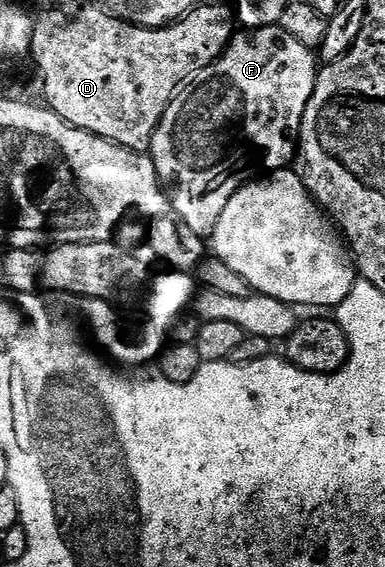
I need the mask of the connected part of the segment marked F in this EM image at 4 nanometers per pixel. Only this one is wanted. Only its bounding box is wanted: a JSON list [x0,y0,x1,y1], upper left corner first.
[151,26,317,238]

